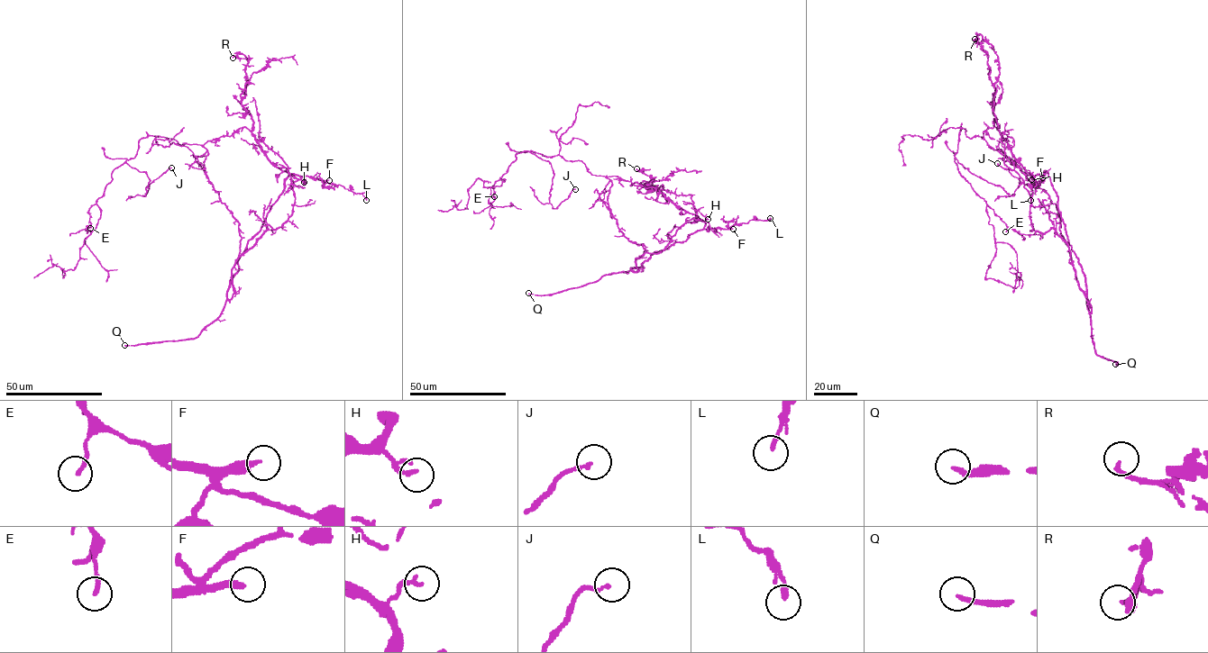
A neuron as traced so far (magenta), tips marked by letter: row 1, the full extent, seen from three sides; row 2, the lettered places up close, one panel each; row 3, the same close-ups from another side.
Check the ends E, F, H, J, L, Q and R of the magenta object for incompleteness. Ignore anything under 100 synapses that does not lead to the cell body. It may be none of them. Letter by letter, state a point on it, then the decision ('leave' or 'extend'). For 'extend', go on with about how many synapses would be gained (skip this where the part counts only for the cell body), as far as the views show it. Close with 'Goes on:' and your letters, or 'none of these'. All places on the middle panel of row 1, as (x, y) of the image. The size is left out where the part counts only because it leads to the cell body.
E: (494, 196) | leave
F: (733, 229) | extend | 190 syn
H: (708, 219) | leave
J: (575, 189) | leave
L: (770, 218) | leave
Q: (528, 293) | extend
R: (636, 168) | leave
Goes on: F, Q

